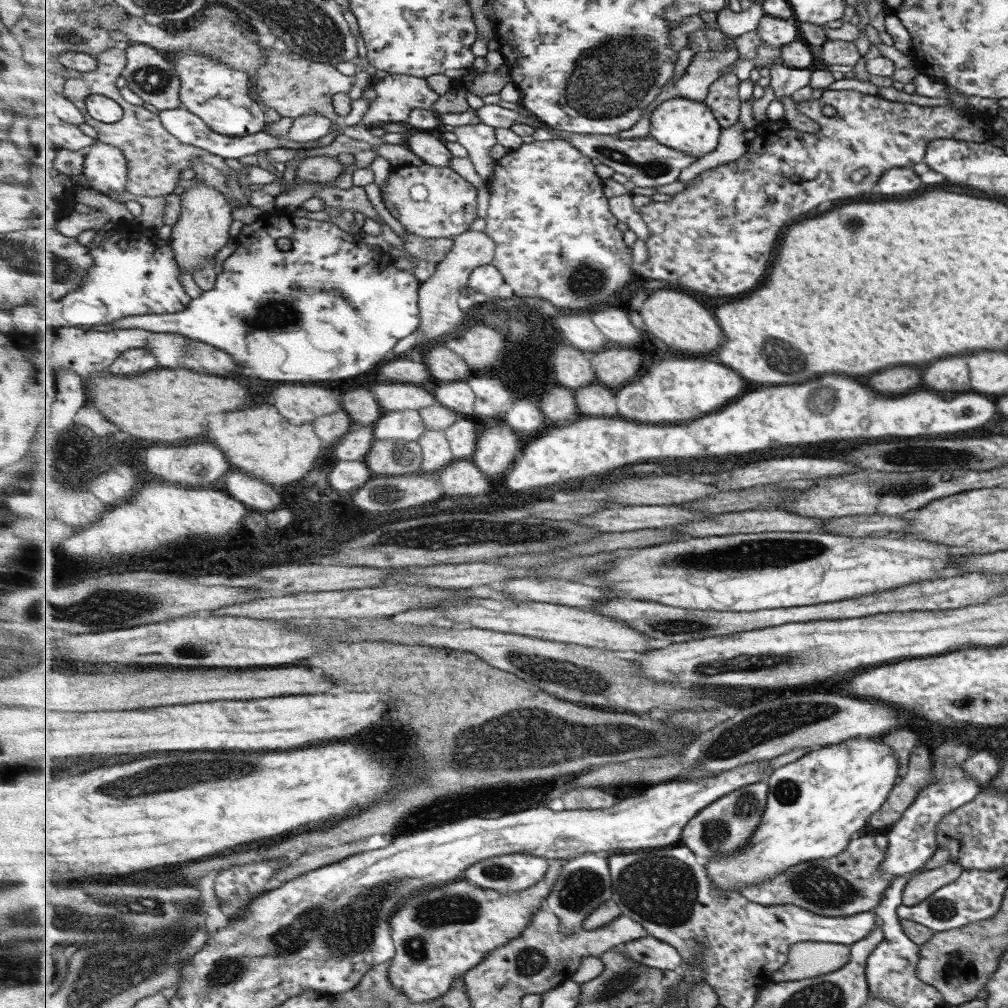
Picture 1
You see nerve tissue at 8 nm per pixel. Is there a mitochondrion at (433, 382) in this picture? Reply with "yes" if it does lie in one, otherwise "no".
no

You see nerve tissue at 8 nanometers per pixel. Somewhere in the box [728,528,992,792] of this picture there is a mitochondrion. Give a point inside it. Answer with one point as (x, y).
(948, 759)

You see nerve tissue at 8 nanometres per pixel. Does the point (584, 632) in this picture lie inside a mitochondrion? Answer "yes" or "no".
no

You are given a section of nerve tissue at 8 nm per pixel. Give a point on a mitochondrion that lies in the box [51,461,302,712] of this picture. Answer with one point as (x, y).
(189, 651)

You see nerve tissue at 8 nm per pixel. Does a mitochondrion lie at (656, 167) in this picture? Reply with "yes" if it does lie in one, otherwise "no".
yes

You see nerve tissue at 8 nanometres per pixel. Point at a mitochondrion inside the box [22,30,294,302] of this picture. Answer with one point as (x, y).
(151, 79)

